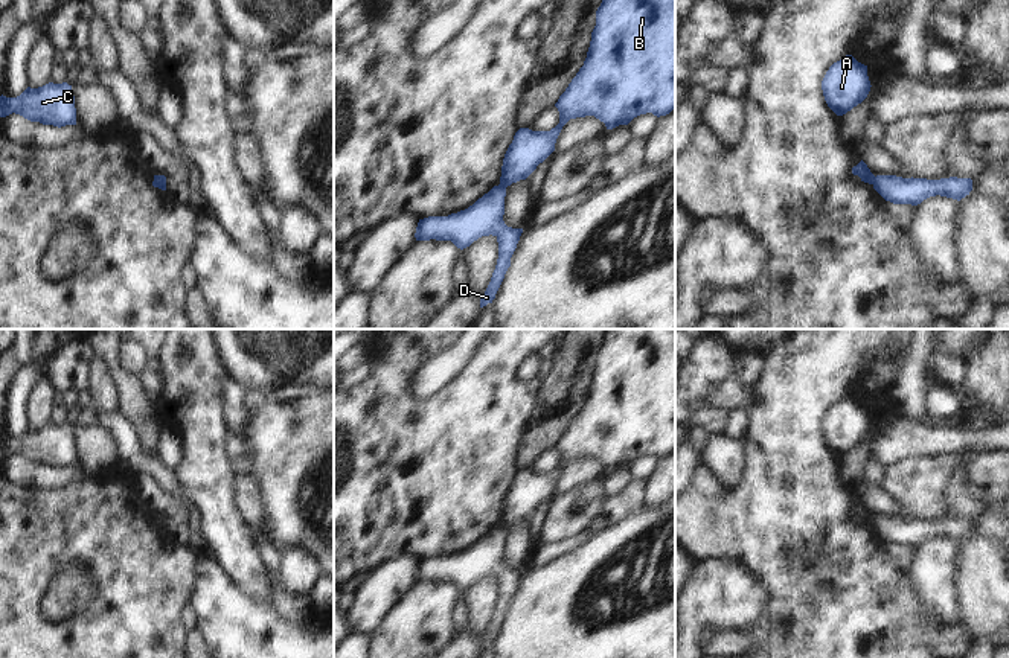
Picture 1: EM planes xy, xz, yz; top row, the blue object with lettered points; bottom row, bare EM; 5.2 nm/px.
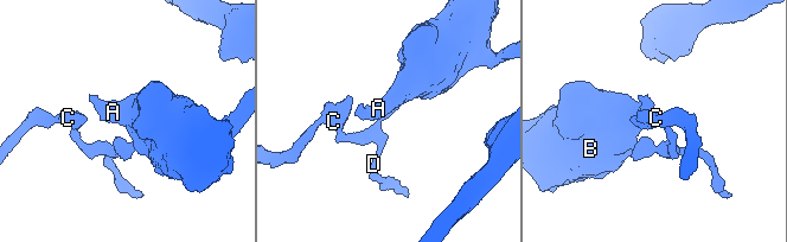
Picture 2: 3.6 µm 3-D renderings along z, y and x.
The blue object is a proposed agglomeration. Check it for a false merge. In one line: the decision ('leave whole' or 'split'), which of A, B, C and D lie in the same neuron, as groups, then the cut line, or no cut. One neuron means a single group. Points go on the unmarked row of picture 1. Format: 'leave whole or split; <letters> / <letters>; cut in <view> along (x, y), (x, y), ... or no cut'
split; A B / C D; cut in yz along (875, 518), (871, 524)

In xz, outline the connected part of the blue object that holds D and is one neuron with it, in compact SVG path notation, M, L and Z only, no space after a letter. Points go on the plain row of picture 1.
M494 527L472 547L448 557L428 557L419 561L416 582L451 582L463 591L482 577L495 577L498 600L491 623L480 640L480 649L492 644L495 635L511 608L511 599L517 589L523 570L508 568L503 562L506 529Z

